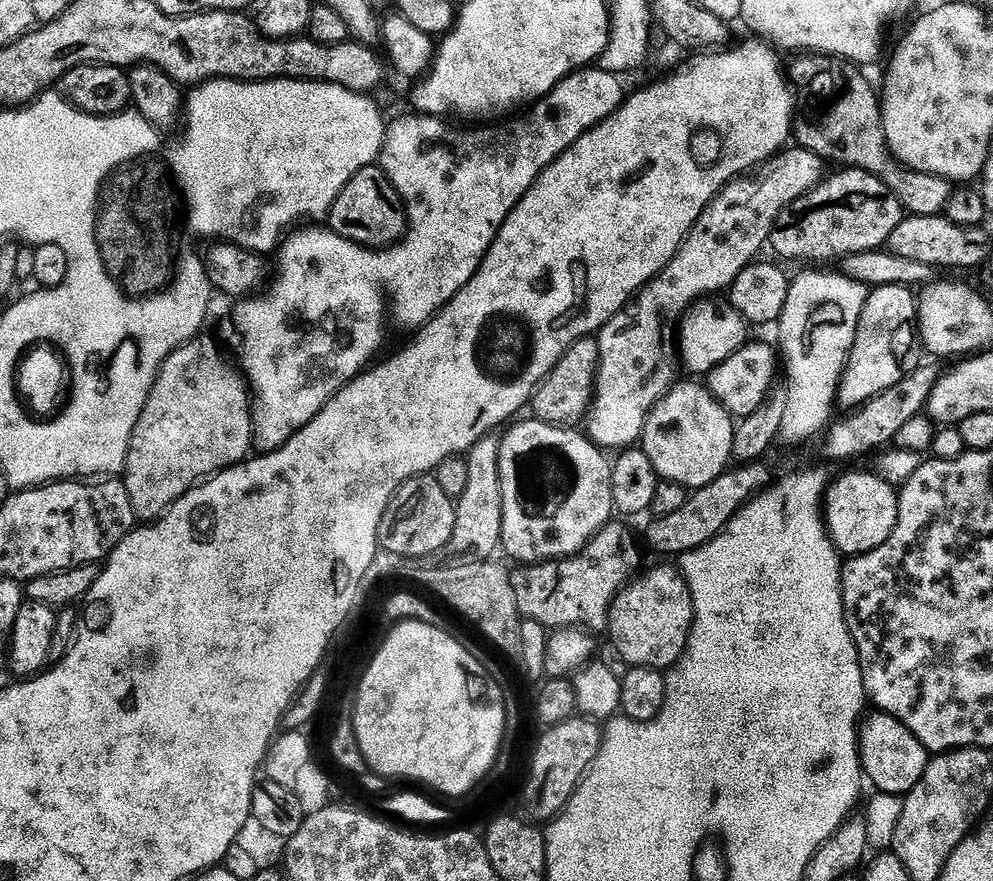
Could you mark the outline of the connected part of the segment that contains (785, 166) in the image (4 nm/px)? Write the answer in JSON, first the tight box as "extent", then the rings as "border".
{"extent":[586,146,826,450],"border":[[[788,146],[777,152],[759,170],[743,178],[731,180],[712,199],[710,206],[706,206],[672,261],[645,288],[641,288],[617,316],[610,318],[606,327],[600,329],[598,338],[602,343],[602,353],[598,366],[599,382],[594,388],[594,411],[590,416],[592,425],[586,429],[593,444],[604,450],[623,450],[635,445],[643,437],[650,410],[668,393],[674,383],[672,364],[668,361],[668,327],[671,324],[673,327],[696,301],[731,288],[734,278],[738,278],[738,274],[742,274],[742,270],[753,263],[759,257],[756,255],[771,241],[776,219],[790,205],[813,192],[822,183],[826,176],[824,168],[826,161],[818,154],[799,146]]]}

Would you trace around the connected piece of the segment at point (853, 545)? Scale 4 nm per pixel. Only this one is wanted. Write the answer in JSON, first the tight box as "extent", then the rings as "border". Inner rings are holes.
{"extent":[826,472,900,557],"border":[[[848,472],[826,496],[828,535],[836,551],[845,557],[860,556],[863,552],[882,546],[892,536],[900,521],[900,497],[897,489],[872,472]],[[876,475],[876,476],[875,476]]]}

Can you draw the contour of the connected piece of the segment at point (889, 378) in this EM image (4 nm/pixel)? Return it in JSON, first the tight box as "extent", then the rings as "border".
{"extent":[839,285,918,409],"border":[[[882,285],[869,291],[858,322],[854,346],[840,379],[839,407],[863,409],[875,396],[890,390],[902,382],[907,373],[917,368],[918,360],[912,357],[916,348],[918,352],[916,302],[917,297],[911,287]]]}

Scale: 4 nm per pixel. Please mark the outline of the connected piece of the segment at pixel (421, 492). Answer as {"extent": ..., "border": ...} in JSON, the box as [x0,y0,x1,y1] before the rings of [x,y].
{"extent":[380,474,456,558],"border":[[[421,474],[408,480],[396,491],[380,527],[380,547],[385,553],[420,558],[443,553],[456,525],[456,505],[438,486],[435,475]]]}

